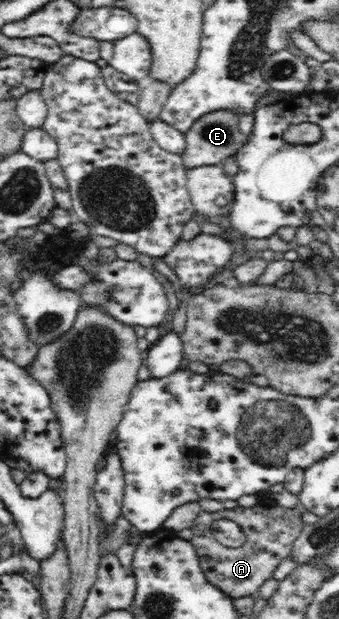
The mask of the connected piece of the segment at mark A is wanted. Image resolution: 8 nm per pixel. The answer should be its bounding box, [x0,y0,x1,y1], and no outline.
[189,501,305,598]

